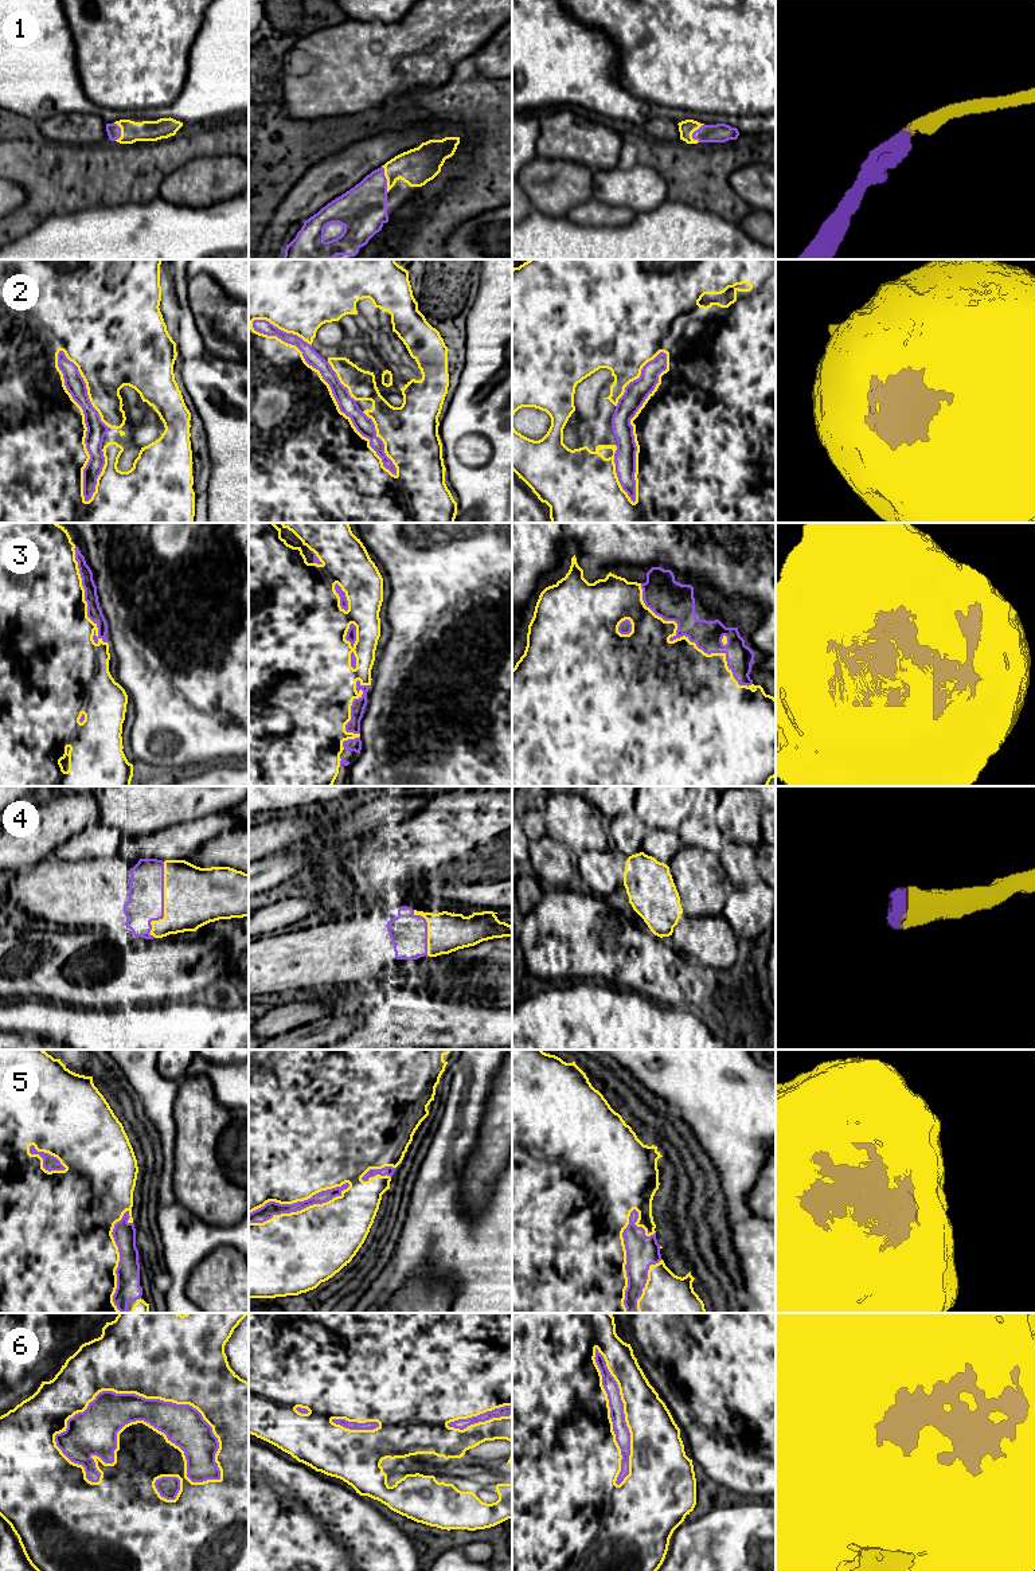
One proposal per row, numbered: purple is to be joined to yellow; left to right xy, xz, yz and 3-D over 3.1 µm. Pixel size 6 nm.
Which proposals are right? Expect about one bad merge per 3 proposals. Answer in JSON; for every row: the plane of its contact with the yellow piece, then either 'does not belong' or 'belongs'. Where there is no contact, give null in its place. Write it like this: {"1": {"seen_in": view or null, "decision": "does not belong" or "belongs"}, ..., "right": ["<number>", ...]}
{"1": {"seen_in": "xz", "decision": "belongs"}, "2": {"seen_in": "xz", "decision": "belongs"}, "3": {"seen_in": "yz", "decision": "belongs"}, "4": {"seen_in": "xy", "decision": "belongs"}, "5": {"seen_in": "xz", "decision": "belongs"}, "6": {"seen_in": "xy", "decision": "belongs"}, "right": ["1", "2", "3", "4", "5", "6"]}

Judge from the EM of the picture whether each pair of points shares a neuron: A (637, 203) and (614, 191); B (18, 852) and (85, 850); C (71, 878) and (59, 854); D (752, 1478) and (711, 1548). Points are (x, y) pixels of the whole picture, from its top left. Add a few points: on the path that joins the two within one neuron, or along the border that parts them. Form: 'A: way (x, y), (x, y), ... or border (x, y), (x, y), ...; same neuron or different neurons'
A: way (632, 198), (625, 191), (620, 191); same neuron
B: border (81, 832), (65, 840), (50, 856); different neurons
C: border (51, 856), (59, 860), (93, 859); different neurons
D: border (749, 1499), (761, 1500); different neurons

